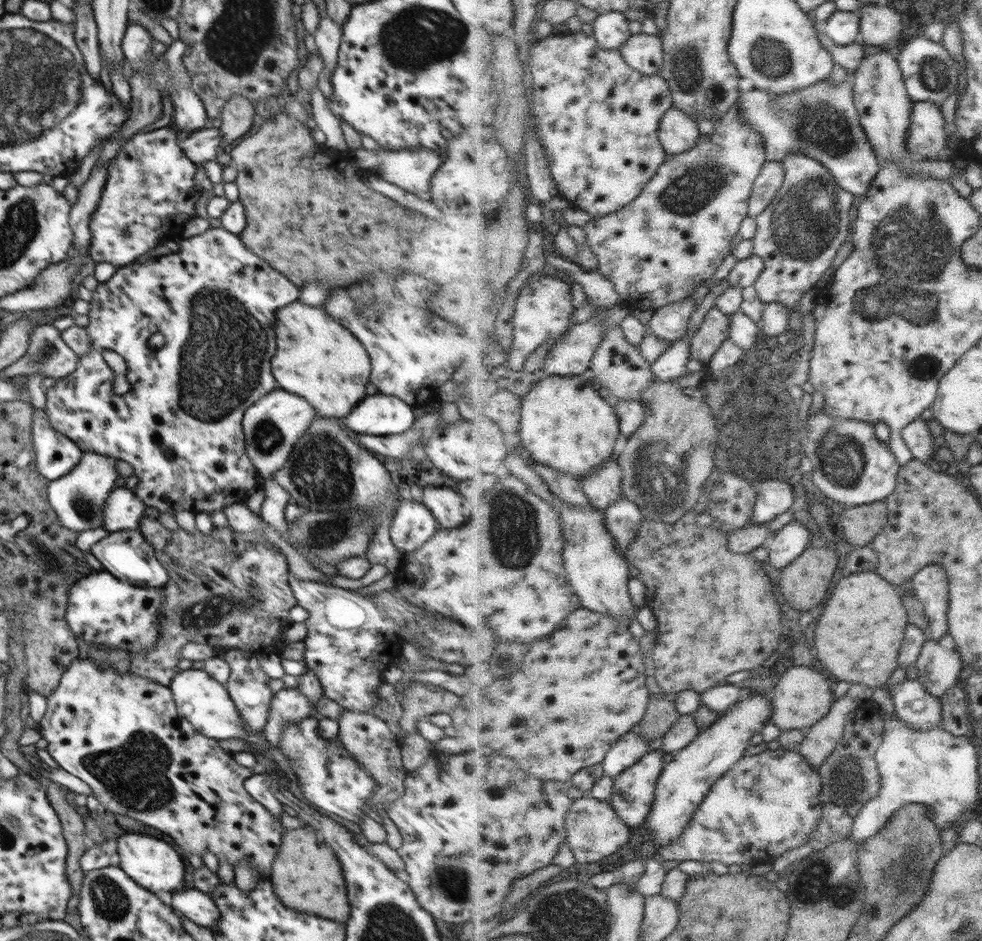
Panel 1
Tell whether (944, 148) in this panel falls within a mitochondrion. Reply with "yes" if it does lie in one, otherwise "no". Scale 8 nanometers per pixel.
no

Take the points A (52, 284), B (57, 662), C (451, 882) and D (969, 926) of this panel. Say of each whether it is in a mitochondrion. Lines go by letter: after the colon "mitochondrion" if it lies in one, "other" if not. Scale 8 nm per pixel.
A: other
B: other
C: mitochondrion
D: mitochondrion

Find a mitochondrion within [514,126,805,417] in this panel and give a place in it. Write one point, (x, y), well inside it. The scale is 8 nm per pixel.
(689, 193)

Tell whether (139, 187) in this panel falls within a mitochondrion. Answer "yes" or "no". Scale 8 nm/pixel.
yes

